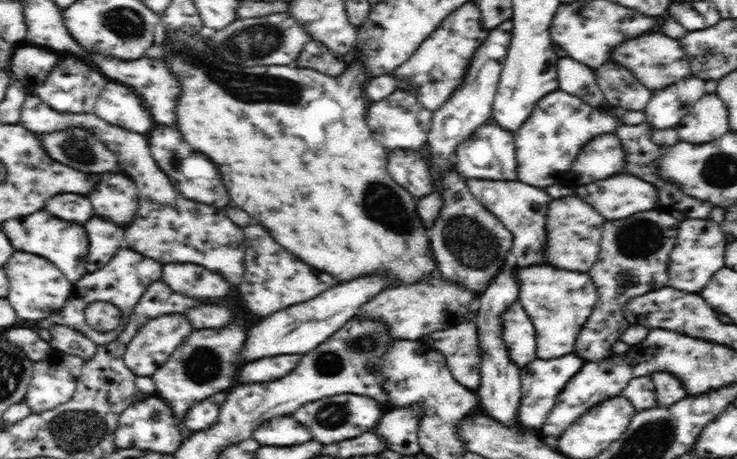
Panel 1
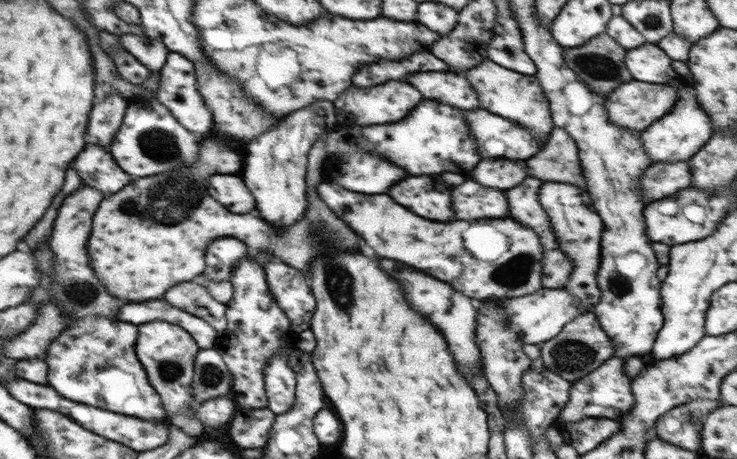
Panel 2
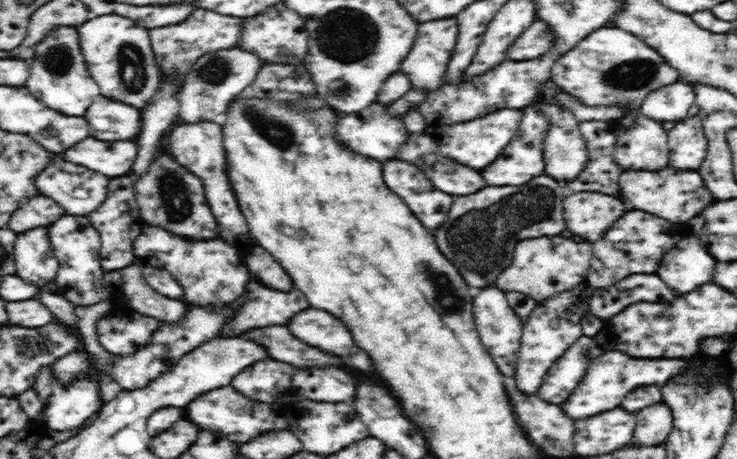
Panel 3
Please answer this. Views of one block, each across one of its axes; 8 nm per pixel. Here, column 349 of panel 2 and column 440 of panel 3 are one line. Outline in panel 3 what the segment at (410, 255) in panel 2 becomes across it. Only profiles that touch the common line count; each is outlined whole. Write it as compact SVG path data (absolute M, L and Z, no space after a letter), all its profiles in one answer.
M396 159L384 162L384 180L392 192L402 196L406 204L410 204L412 212L426 224L426 228L442 228L448 220L448 210L454 198L428 180L416 164L408 164Z

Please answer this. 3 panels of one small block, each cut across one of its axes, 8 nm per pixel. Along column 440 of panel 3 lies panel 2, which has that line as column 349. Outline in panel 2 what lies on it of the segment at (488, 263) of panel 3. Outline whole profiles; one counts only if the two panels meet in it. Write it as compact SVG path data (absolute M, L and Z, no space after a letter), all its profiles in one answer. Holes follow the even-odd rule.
M323 132L319 136L307 158L308 204L305 216L298 220L298 224L292 224L290 228L280 228L276 232L266 220L260 218L259 213L232 214L206 192L208 176L240 172L243 169L244 155L241 150L238 150L238 154L232 152L229 146L226 148L217 138L201 136L199 157L195 164L182 164L172 172L134 179L122 190L104 197L102 204L98 206L98 216L94 212L92 234L86 246L94 274L98 276L98 280L102 280L102 284L106 284L106 290L112 296L126 302L144 302L160 298L174 284L188 282L194 276L202 274L206 246L222 236L230 236L246 243L253 252L268 251L282 263L306 274L310 274L310 262L316 257L322 257L324 238L326 242L336 244L336 252L358 250L358 234L354 234L348 224L334 216L330 207L319 198L317 191L317 184L324 179L320 176L326 176L322 168L327 157L326 135L327 132ZM186 208L190 214L186 214ZM154 224L160 224L166 230L158 230L158 234L154 234Z

